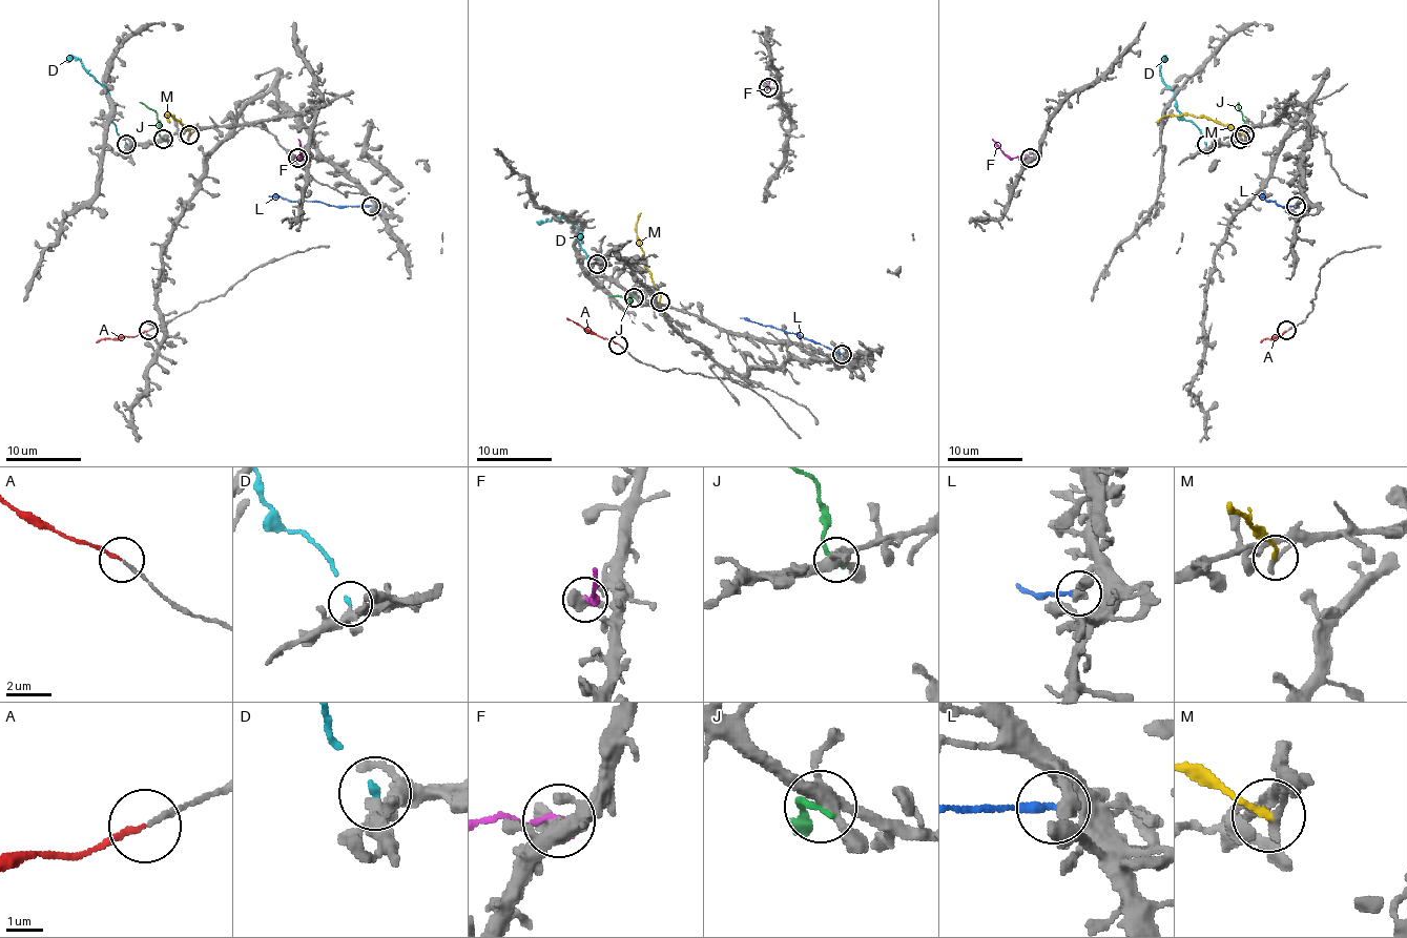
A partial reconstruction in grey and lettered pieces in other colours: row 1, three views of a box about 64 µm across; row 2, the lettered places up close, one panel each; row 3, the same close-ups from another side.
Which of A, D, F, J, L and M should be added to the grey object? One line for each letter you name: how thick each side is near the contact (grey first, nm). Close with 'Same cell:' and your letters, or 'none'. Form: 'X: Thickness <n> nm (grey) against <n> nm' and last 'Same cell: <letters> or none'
A: Thickness 150 nm (grey) against 140 nm
Same cell: A

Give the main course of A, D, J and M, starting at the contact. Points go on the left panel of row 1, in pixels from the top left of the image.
A: (147, 331), (135, 336), (97, 342)
D: (126, 144), (109, 120), (109, 92), (78, 59), (66, 61)
J: (163, 139), (157, 113), (140, 102)
M: (189, 134), (173, 118), (166, 116), (170, 121)

